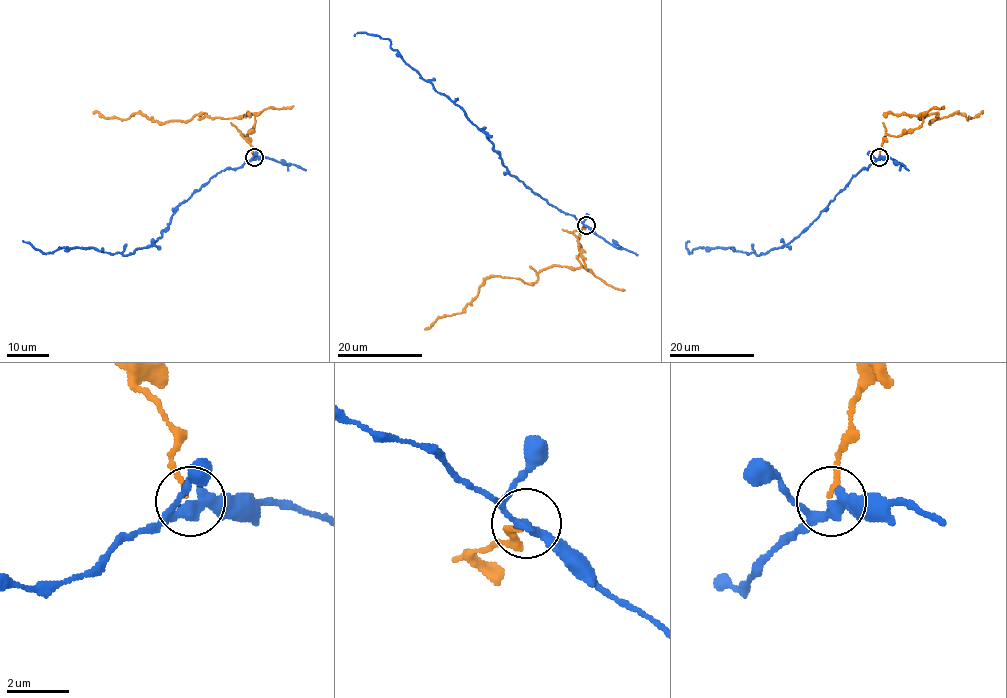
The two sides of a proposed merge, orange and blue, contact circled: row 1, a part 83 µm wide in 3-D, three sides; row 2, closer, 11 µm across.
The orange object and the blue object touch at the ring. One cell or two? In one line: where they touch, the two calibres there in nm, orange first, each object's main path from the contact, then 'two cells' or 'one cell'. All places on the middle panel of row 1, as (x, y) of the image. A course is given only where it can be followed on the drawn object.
place (586, 225); calibres 150 and 320 nm; course orange (585, 226), (572, 233), (586, 269), (550, 266), (533, 283), (489, 276), (464, 309), (440, 317), (424, 329); course blue (586, 226), (512, 176), (463, 110), (413, 70), (388, 39), (354, 34); two cells

